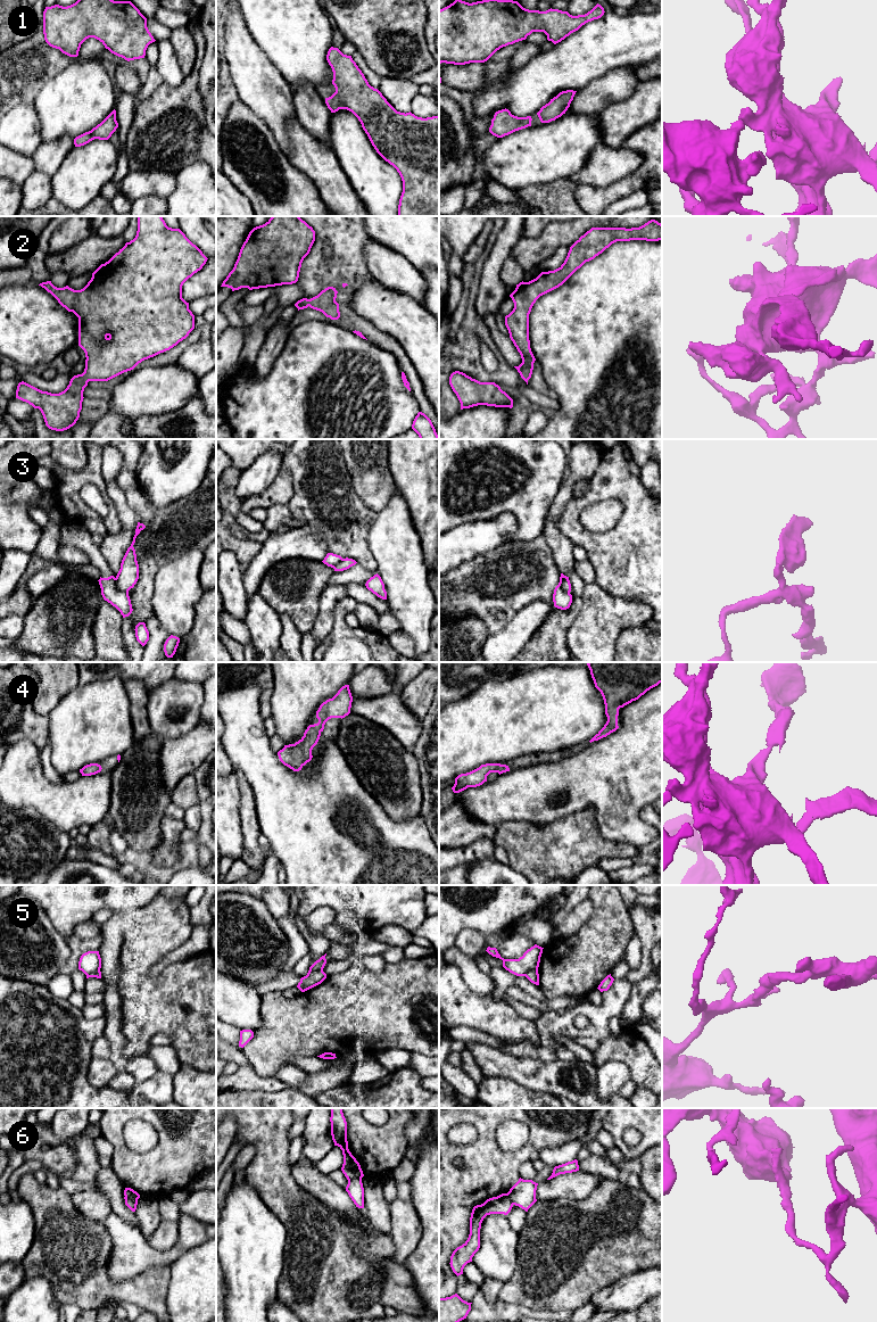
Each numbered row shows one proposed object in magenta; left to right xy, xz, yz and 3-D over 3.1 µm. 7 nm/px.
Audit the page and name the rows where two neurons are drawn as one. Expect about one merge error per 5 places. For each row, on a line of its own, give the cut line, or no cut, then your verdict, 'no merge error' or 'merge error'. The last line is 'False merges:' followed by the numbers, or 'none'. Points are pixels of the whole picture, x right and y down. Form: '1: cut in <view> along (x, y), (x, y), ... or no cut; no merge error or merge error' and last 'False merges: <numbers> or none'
1: no cut; no merge error
2: no cut; no merge error
3: cut in xy along (115, 578), (115, 585), (124, 593), (127, 593); merge error
4: no cut; no merge error
5: cut in xz along (322, 969), (307, 975); merge error
6: cut in xz along (361, 1178), (348, 1181); merge error
False merges: 3, 5, 6

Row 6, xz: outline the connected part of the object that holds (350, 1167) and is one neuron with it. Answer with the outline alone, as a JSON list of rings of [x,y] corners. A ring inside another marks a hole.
[[[331,1108],[330,1122],[334,1146],[338,1146],[344,1155],[344,1164],[341,1167],[342,1173],[348,1181],[362,1179],[364,1174],[361,1165],[348,1149],[347,1122],[342,1108]]]

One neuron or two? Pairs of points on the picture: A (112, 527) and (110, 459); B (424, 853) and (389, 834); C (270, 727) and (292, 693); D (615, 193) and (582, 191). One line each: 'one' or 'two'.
A: two
B: one
C: two
D: one

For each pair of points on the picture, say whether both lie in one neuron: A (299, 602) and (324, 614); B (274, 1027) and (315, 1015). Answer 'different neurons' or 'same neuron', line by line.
A: different neurons
B: same neuron

